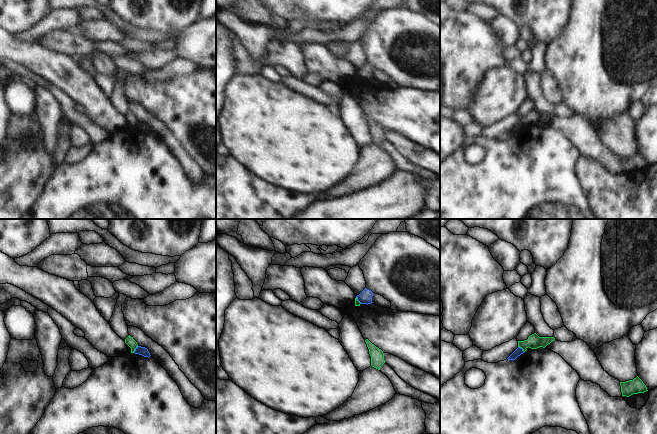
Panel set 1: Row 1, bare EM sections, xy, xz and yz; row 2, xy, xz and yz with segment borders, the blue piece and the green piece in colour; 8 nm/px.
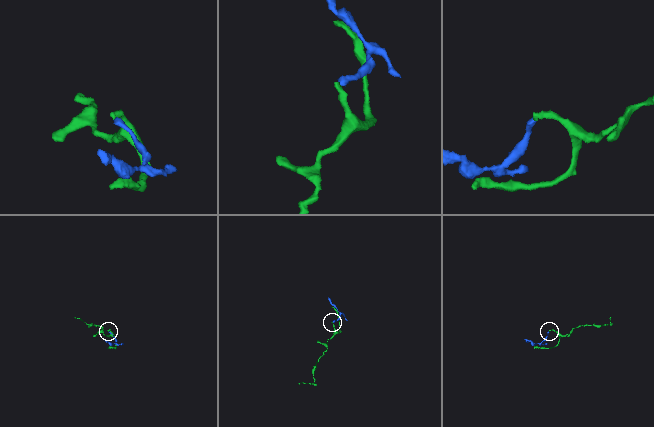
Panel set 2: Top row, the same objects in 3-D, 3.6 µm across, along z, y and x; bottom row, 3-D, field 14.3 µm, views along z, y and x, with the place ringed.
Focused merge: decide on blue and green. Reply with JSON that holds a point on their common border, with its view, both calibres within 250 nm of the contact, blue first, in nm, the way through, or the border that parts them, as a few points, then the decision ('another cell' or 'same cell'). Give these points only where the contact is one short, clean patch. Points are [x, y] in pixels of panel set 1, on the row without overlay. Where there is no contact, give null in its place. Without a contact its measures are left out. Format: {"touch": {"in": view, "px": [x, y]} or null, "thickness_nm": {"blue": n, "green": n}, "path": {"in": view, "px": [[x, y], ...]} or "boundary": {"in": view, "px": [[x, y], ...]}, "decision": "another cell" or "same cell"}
{"touch": {"in": "xy", "px": [135, 125]}, "thickness_nm": {"blue": 70, "green": 70}, "boundary": {"in": "xy", "px": [[137, 121], [133, 128]]}, "decision": "another cell"}

